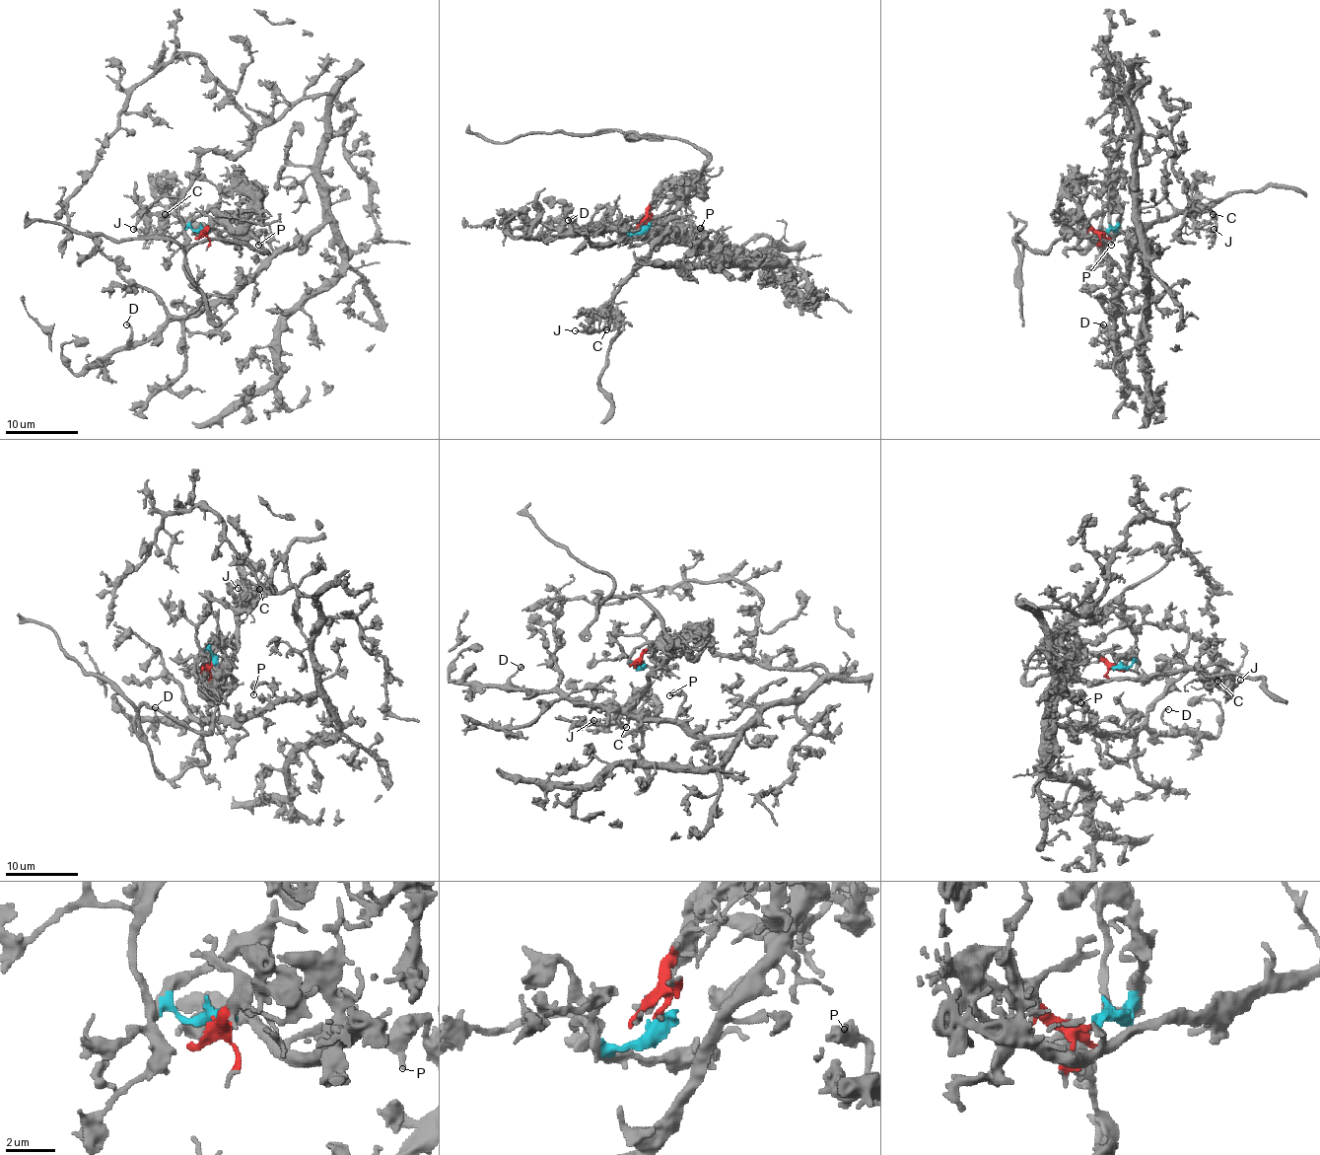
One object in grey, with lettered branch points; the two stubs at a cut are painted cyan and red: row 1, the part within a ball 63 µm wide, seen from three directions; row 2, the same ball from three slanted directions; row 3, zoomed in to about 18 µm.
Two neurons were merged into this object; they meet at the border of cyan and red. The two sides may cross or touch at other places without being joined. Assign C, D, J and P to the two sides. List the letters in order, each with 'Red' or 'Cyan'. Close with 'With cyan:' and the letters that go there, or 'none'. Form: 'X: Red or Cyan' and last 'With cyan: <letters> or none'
C: Red
D: Cyan
J: Red
P: Cyan
With cyan: D, P

